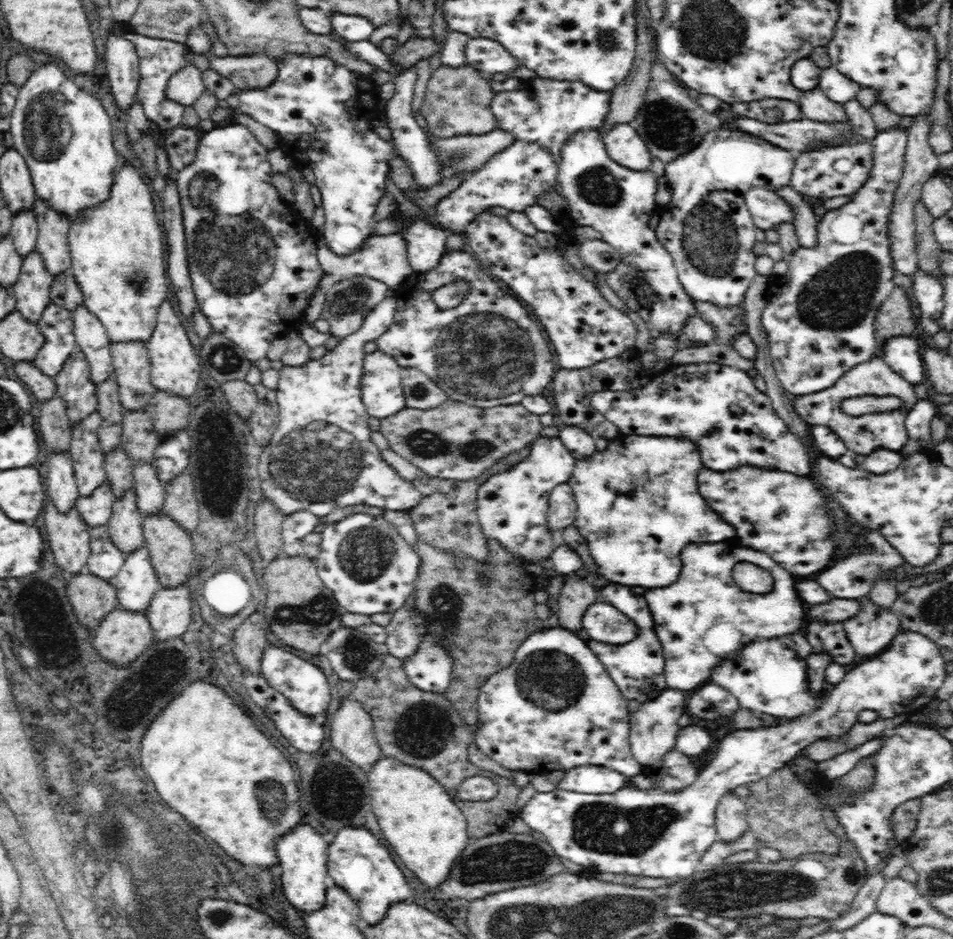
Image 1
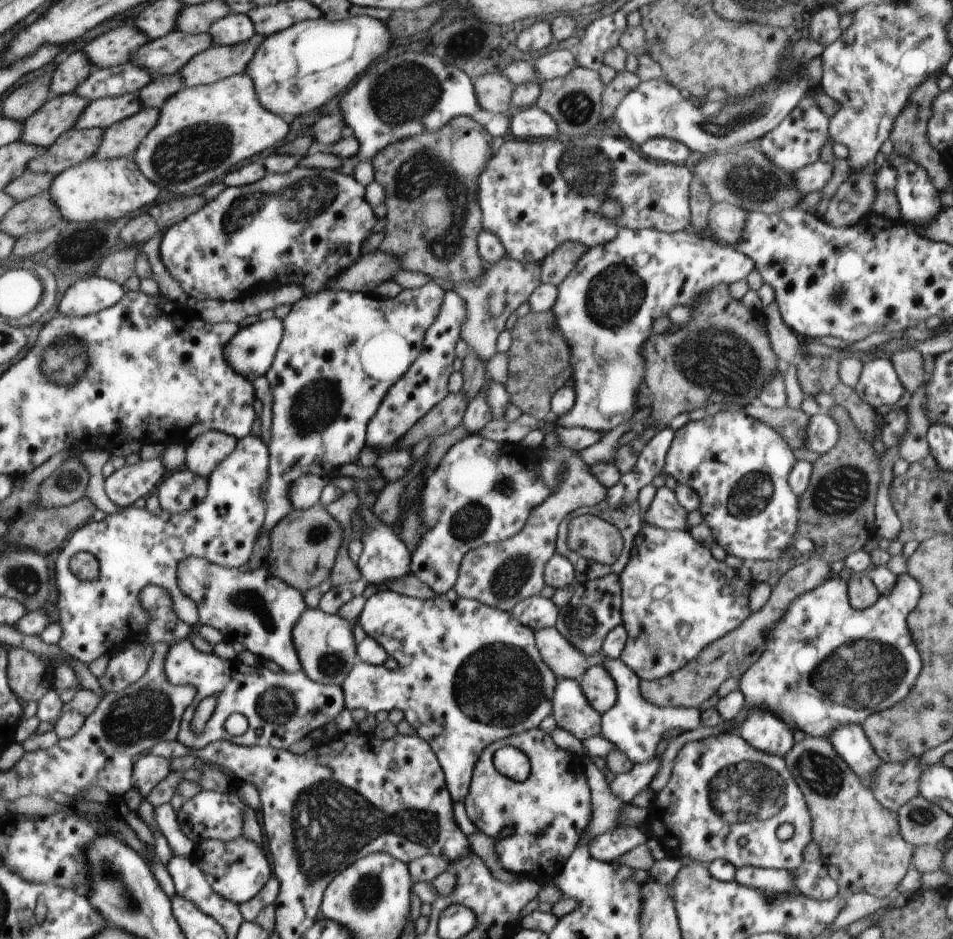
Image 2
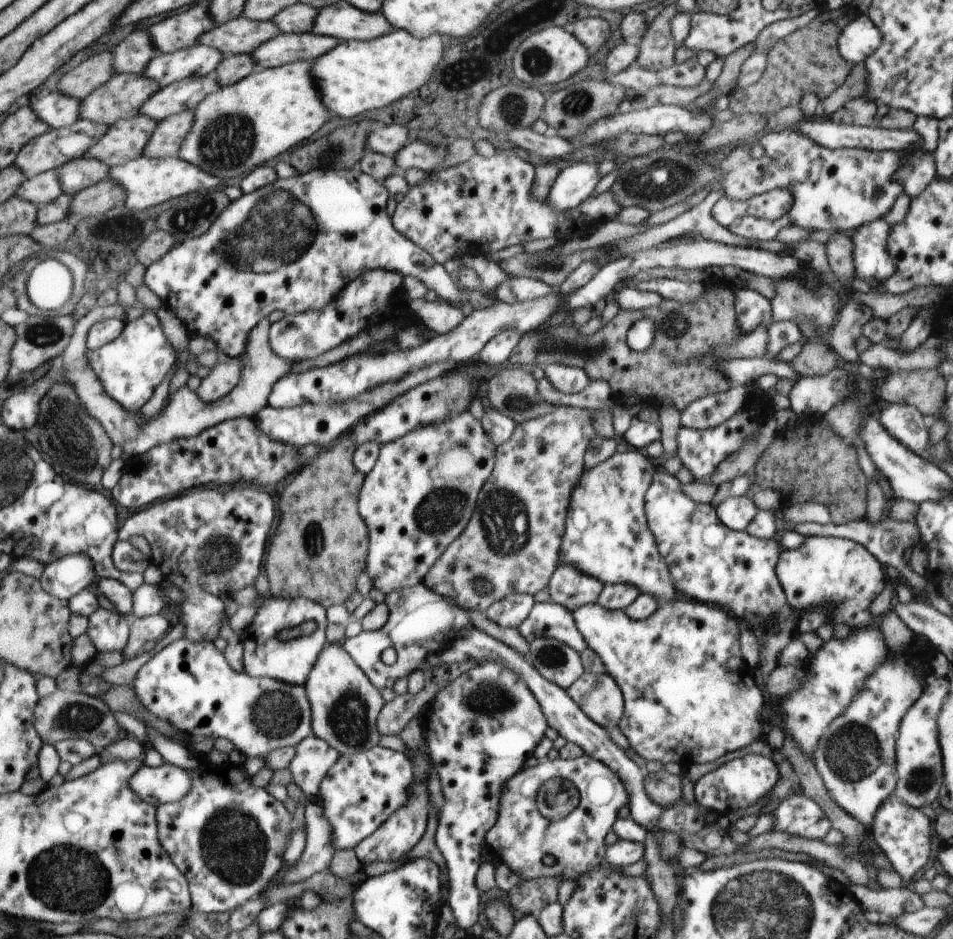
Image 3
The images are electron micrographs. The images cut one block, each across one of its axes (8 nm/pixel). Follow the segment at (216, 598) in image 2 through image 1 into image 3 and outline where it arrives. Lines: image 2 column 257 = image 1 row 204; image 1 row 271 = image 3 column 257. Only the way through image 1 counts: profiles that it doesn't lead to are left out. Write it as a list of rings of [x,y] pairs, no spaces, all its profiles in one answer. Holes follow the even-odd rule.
[[[271,594],[266,597],[264,604],[258,608],[252,622],[242,630],[243,640],[243,670],[251,677],[268,677],[272,680],[305,686],[310,670],[314,668],[320,652],[324,650],[326,641],[326,628],[328,627],[327,609],[318,602],[307,598],[276,598]],[[304,622],[315,622],[316,630],[310,636],[281,640],[279,633],[284,629],[294,628]]]

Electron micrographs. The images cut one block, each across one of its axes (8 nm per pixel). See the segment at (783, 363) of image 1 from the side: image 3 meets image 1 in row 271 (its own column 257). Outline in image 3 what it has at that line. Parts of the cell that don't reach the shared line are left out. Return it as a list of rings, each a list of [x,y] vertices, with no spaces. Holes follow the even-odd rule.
[[[229,761],[220,764],[219,770],[218,766],[212,762],[210,762],[210,766],[207,769],[208,771],[204,771],[204,768],[200,768],[200,770],[188,770],[190,776],[192,776],[192,788],[190,788],[190,792],[188,792],[186,798],[180,800],[180,802],[160,804],[157,808],[160,808],[160,832],[164,832],[164,844],[168,844],[168,852],[172,852],[172,858],[170,860],[186,876],[186,880],[188,881],[191,908],[198,912],[219,914],[234,911],[236,906],[243,905],[250,899],[254,899],[272,884],[271,880],[279,874],[282,868],[284,850],[286,850],[286,846],[290,842],[290,836],[294,834],[295,824],[292,821],[293,814],[288,812],[282,802],[276,800],[272,794],[268,794],[268,790],[265,787],[255,787],[252,784],[251,778],[241,774],[239,769],[233,768],[233,765]]]

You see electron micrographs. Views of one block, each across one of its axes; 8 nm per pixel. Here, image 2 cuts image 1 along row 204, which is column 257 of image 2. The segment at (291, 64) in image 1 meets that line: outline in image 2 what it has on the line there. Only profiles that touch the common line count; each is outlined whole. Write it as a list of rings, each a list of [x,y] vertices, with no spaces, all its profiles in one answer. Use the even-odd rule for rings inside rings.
[[[274,316],[240,328],[224,346],[224,358],[248,381],[266,376],[283,336],[283,320]]]

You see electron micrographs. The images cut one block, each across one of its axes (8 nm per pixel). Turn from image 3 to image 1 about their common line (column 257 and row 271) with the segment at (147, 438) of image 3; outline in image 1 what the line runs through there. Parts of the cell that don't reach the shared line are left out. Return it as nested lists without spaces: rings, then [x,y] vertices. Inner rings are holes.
[[[396,233],[378,237],[370,236],[358,250],[355,250],[352,254],[342,256],[330,250],[330,247],[325,243],[323,234],[319,235],[317,244],[317,256],[320,259],[320,266],[326,274],[323,276],[323,286],[320,287],[319,295],[316,296],[315,300],[312,300],[311,307],[307,309],[307,320],[299,326],[298,330],[298,333],[310,345],[310,348],[324,345],[324,342],[328,340],[328,333],[318,331],[312,323],[320,318],[322,308],[324,308],[324,297],[333,284],[342,279],[363,276],[382,281],[392,290],[403,285],[405,286],[406,281],[413,273],[407,257],[407,248]]]

